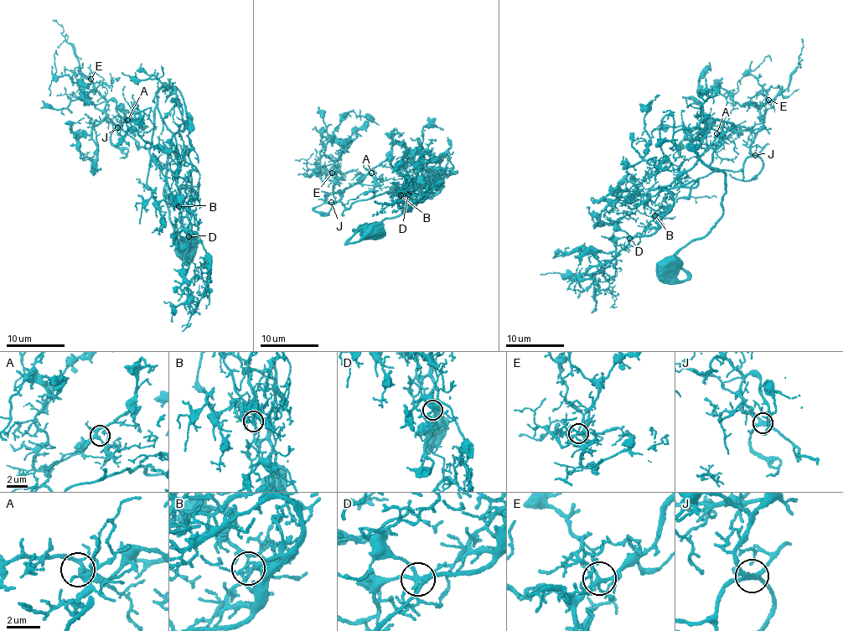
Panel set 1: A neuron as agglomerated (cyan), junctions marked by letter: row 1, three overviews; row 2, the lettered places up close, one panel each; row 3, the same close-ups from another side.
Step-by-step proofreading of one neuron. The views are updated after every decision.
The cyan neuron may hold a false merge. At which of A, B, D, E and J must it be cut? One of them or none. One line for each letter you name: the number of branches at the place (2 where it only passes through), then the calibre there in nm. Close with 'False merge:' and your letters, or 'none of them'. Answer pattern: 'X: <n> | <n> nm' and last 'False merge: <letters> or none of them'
False merge: none of them

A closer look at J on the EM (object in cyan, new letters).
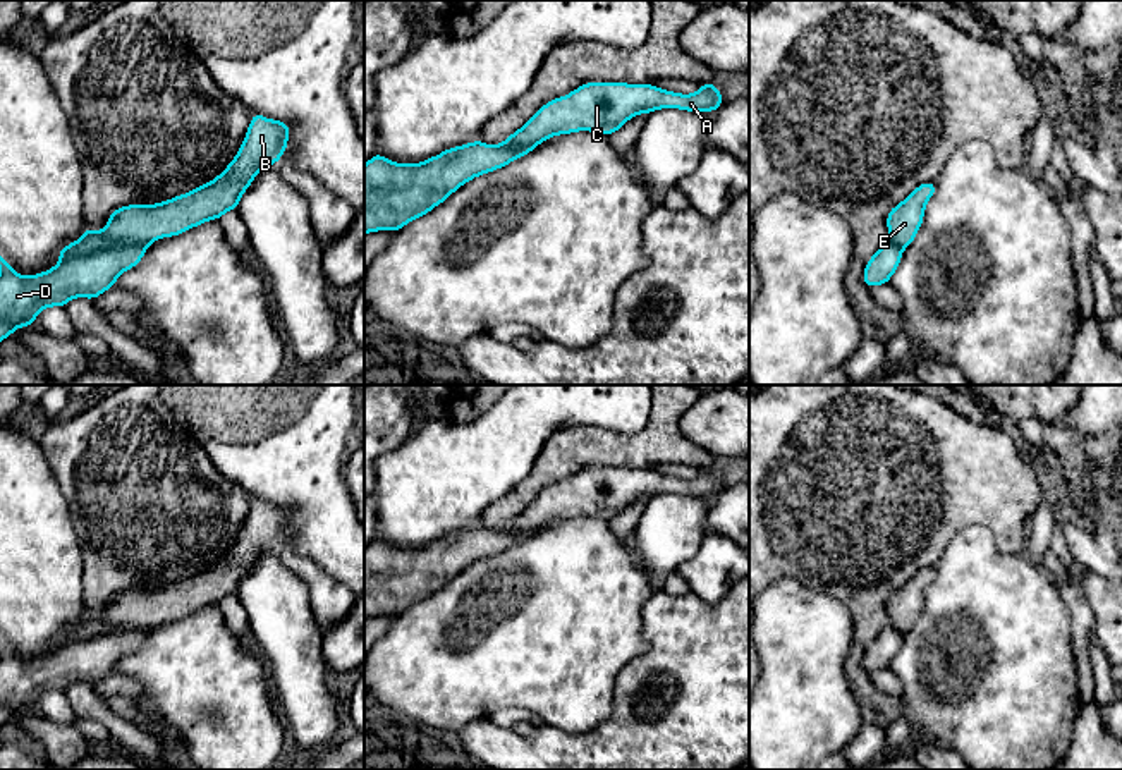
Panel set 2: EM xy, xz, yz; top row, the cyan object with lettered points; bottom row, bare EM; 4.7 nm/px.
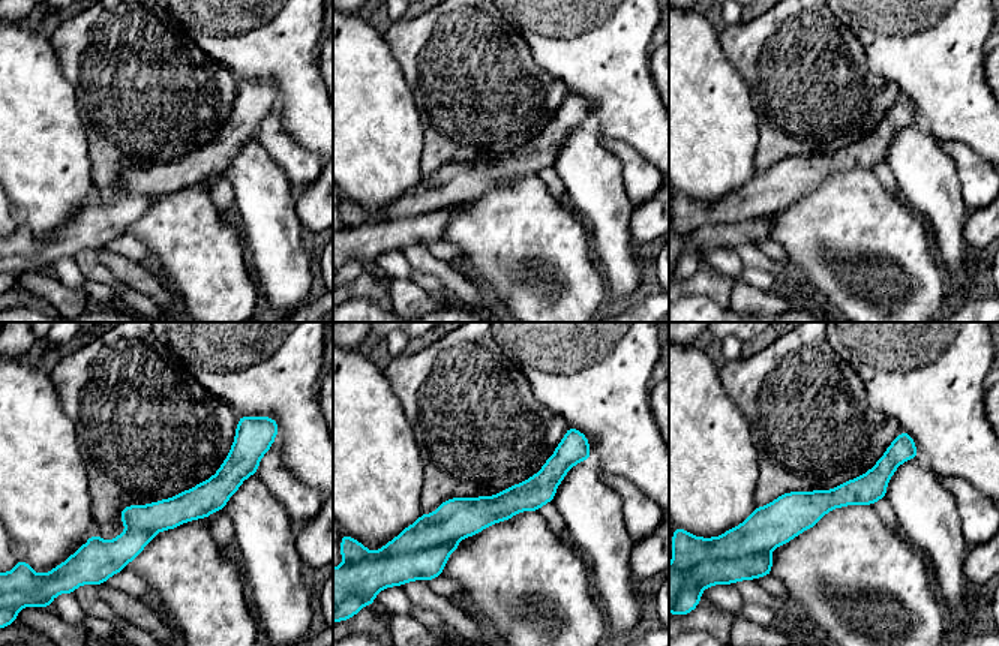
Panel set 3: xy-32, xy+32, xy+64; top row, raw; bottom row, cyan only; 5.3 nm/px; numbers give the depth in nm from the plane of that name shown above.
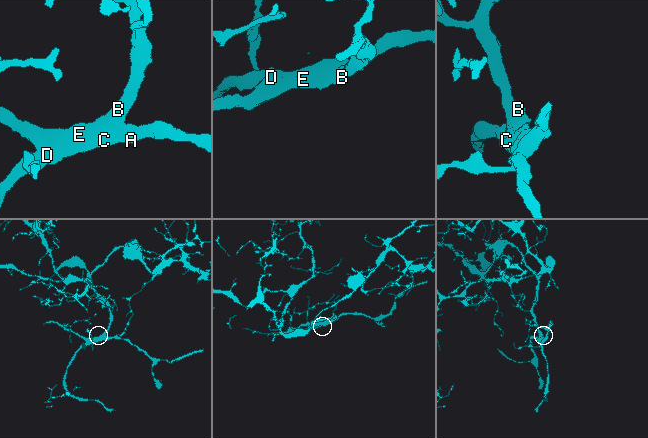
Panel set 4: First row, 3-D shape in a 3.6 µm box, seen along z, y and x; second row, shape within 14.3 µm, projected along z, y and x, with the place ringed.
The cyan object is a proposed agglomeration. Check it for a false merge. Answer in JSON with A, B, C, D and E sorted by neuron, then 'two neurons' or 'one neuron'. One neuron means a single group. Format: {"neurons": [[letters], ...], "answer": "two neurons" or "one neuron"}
{"neurons": [["A", "B", "C", "D", "E"]], "answer": "one neuron"}

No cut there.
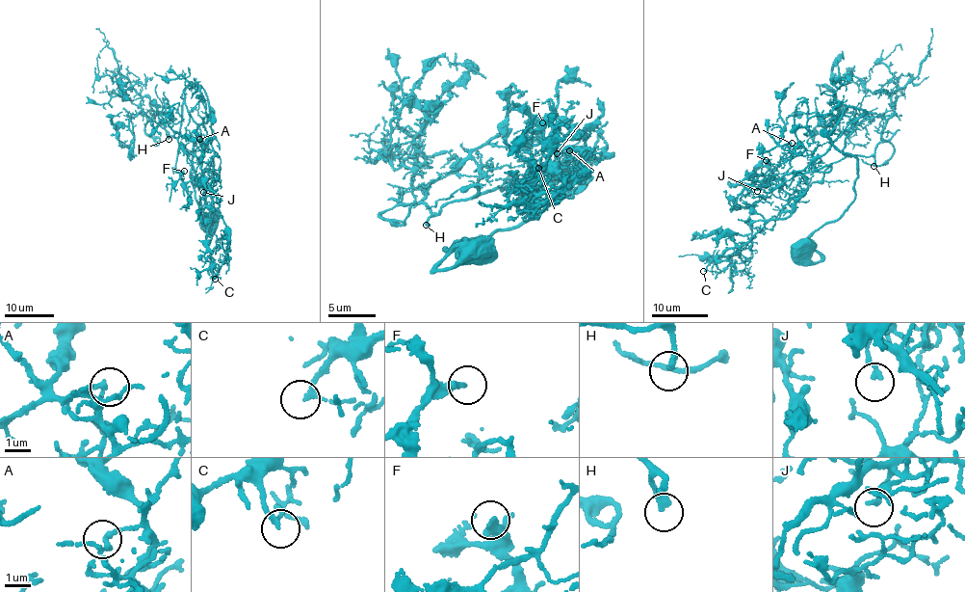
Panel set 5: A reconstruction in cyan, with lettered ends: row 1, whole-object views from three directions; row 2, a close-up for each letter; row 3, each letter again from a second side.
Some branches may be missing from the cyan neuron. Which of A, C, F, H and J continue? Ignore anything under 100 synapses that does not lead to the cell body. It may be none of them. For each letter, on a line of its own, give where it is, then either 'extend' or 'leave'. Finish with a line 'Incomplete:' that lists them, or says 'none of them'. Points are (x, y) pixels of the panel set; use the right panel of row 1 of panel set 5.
A: place (792, 143); leave
C: place (703, 271); leave
F: place (766, 160); leave
H: place (873, 166); extend
J: place (757, 191); leave
Incomplete: H

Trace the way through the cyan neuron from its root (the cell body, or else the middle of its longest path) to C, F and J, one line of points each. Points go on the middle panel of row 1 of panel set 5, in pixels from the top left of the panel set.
C: (476, 249), (446, 249), (572, 191), (513, 189), (569, 181), (557, 165), (529, 201), (538, 168)
F: (476, 249), (446, 249), (572, 191), (513, 189), (539, 178), (553, 199), (537, 214), (517, 189), (542, 122)
J: (476, 249), (446, 249), (572, 191), (513, 189), (538, 191), (557, 153)

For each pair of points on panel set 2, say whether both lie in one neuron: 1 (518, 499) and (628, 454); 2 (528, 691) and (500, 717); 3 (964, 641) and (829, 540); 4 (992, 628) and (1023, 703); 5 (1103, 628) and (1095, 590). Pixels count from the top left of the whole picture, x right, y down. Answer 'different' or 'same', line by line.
1: same
2: different
3: different
4: same
5: same

